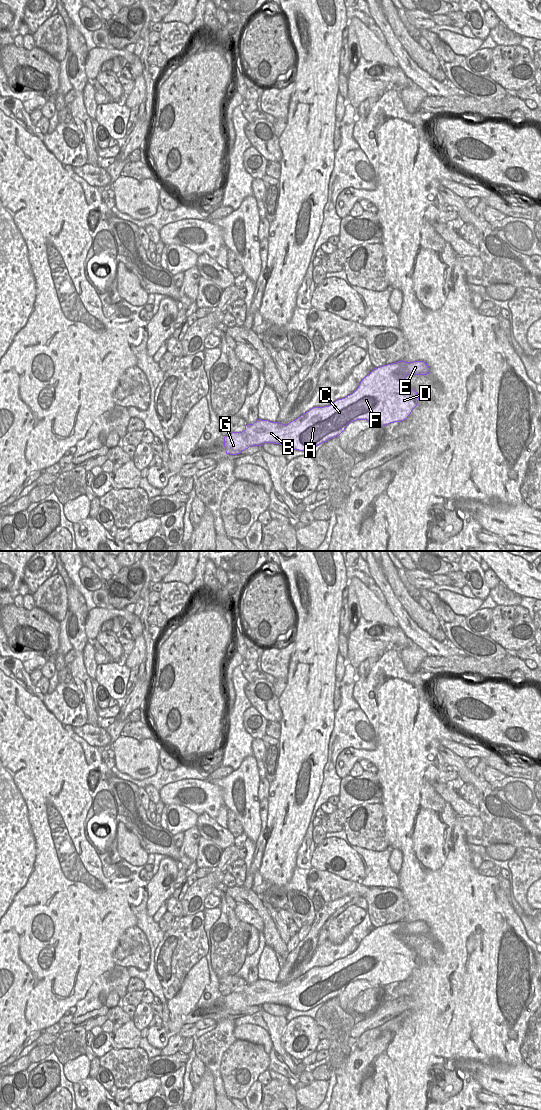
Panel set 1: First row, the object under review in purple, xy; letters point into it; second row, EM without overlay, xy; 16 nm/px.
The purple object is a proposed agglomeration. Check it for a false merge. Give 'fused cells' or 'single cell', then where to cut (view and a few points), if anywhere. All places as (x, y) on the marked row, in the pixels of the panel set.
single cell; cut none

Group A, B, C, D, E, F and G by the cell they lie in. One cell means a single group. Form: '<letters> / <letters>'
A B C D E F G

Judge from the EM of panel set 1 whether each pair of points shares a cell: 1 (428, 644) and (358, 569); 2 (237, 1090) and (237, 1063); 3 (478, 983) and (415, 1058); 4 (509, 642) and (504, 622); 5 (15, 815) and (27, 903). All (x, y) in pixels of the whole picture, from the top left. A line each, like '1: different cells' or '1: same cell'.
1: different cells
2: same cell
3: same cell
4: same cell
5: same cell

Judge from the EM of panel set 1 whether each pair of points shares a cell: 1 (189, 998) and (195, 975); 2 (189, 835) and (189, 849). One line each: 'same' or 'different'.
1: same
2: same

